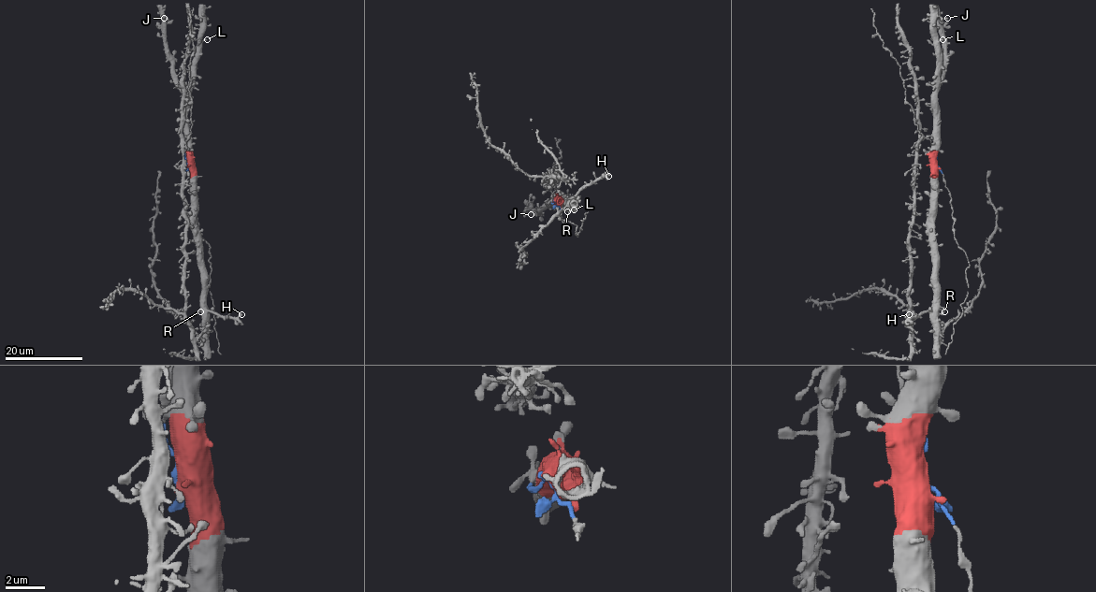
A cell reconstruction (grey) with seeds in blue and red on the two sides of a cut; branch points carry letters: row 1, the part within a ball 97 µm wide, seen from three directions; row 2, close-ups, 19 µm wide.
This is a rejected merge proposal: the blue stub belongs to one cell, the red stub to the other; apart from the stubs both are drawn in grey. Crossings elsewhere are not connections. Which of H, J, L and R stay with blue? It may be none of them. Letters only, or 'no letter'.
no letter

